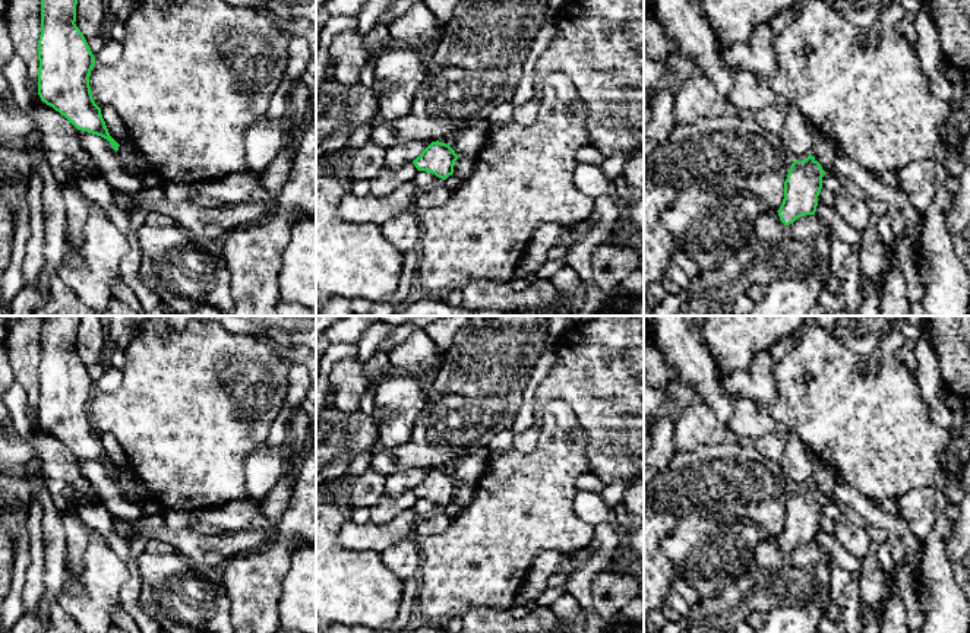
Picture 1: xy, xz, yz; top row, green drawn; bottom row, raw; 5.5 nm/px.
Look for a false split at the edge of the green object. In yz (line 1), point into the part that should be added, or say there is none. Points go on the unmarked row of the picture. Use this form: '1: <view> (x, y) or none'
1: none

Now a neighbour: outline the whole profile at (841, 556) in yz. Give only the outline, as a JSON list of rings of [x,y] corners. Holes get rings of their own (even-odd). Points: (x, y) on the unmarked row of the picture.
[[[818,532],[816,539],[822,550],[828,553],[834,563],[850,575],[862,570],[862,558],[854,557],[832,534]]]

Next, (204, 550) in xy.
[[[190,526],[181,529],[161,529],[154,532],[148,528],[136,528],[130,538],[143,537],[148,541],[158,538],[170,544],[174,551],[196,566],[218,566],[233,557],[243,556],[250,551],[259,551],[272,544],[275,528],[253,529],[244,528],[237,531],[224,531],[217,535],[200,535]]]

